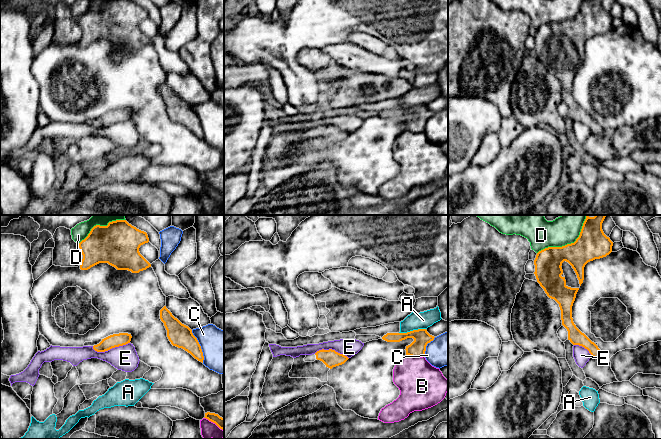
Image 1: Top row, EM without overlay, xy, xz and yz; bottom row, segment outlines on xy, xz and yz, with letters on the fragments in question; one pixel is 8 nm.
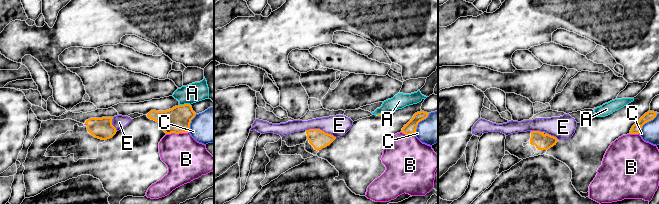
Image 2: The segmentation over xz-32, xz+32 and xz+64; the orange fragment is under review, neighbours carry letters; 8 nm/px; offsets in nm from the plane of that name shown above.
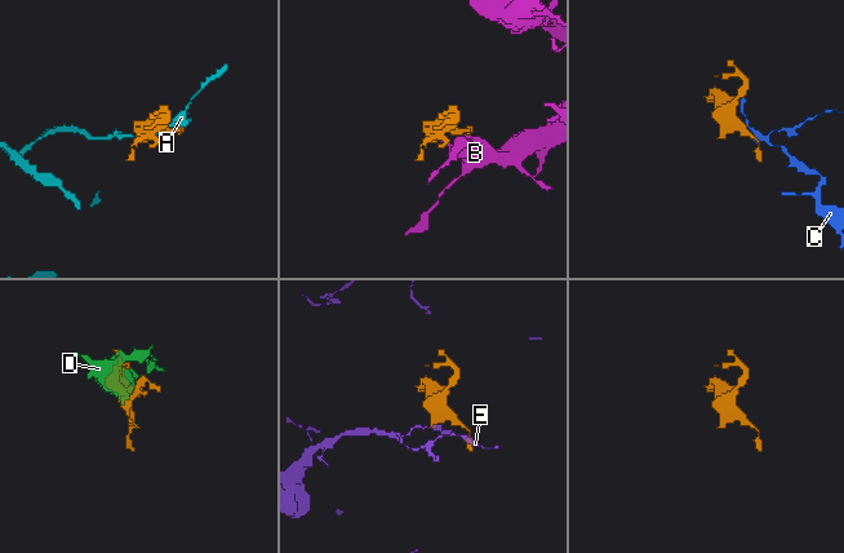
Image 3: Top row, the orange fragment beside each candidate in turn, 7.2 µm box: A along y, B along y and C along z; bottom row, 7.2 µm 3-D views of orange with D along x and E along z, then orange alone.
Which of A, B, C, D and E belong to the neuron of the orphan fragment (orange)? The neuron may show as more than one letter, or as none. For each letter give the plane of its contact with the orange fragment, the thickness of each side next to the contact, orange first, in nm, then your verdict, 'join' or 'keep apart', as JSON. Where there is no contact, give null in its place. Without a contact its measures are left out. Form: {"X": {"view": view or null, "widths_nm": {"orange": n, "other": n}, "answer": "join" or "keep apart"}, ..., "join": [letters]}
{"A": {"view": "xz", "widths_nm": {"orange": 140, "other": 140}, "answer": "keep apart"}, "B": {"view": "xz", "widths_nm": {"orange": 140, "other": 360}, "answer": "keep apart"}, "C": {"view": "xy", "widths_nm": {"orange": 190, "other": 320}, "answer": "keep apart"}, "D": {"view": "yz", "widths_nm": {"orange": 240, "other": 240}, "answer": "keep apart"}, "E": {"view": "xy", "widths_nm": {"orange": 110, "other": 200}, "answer": "keep apart"}, "join": []}

